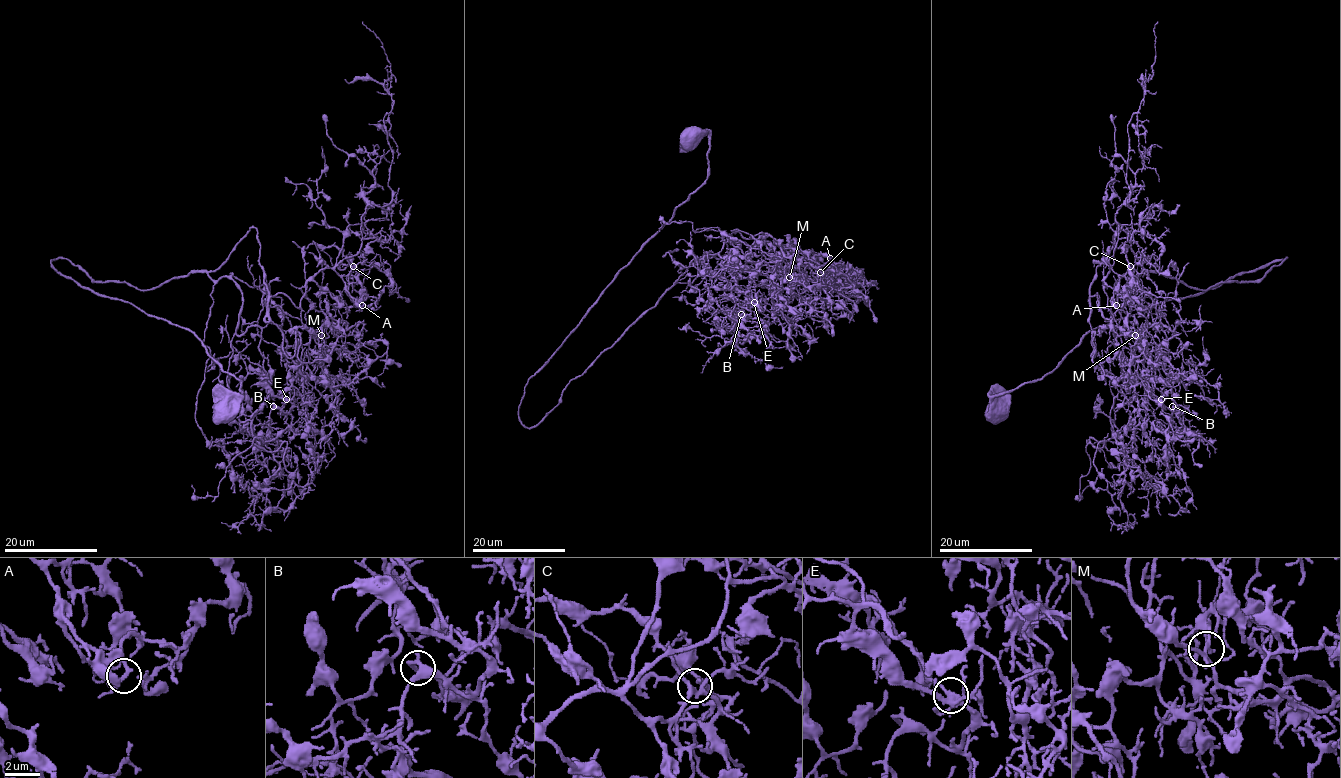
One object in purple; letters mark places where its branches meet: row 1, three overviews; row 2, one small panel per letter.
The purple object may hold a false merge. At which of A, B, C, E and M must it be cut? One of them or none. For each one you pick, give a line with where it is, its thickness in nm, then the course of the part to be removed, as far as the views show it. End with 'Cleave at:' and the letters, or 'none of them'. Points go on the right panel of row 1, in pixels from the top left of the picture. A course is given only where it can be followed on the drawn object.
Cleave at: none of them

